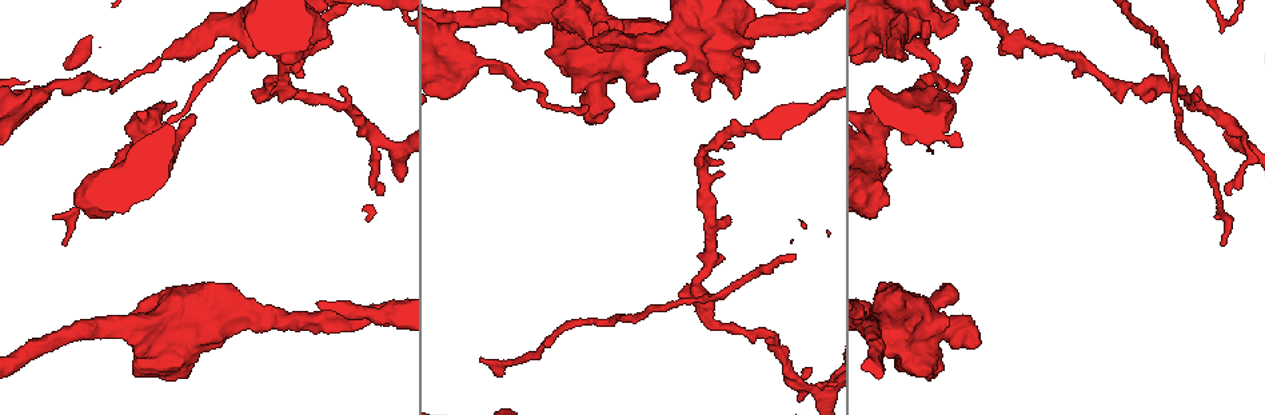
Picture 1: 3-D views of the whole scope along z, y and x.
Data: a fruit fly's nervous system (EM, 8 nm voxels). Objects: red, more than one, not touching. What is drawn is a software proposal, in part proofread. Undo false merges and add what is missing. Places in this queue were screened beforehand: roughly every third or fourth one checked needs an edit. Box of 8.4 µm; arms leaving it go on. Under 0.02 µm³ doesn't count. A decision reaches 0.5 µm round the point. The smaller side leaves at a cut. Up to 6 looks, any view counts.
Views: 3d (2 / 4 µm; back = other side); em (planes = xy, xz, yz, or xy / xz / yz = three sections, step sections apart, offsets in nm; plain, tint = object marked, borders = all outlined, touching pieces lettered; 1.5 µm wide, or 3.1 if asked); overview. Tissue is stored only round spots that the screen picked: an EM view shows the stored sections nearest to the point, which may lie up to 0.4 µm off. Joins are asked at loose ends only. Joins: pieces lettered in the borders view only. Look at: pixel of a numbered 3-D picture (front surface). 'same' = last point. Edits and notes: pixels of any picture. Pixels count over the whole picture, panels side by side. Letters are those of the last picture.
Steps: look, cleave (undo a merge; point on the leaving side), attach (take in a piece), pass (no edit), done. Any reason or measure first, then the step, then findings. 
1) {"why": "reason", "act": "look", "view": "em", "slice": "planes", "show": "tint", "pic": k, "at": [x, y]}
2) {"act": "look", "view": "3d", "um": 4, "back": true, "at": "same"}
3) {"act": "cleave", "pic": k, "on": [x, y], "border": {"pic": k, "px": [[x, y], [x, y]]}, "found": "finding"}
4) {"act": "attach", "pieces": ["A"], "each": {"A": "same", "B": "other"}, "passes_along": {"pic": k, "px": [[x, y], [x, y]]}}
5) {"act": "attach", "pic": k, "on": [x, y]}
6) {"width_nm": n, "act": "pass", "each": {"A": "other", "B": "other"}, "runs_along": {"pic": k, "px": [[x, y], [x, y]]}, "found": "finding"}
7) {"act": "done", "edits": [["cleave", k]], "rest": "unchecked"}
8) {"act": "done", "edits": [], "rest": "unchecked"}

{"why": "long arm stops here", "act": "look", "view": "em", "slice": "xz", "step": 8, "show": "tint", "pic": 1, "at": [160, 58]}

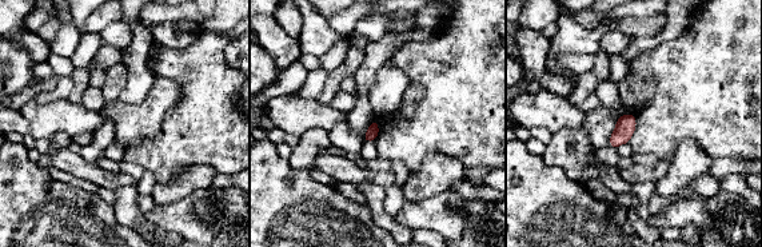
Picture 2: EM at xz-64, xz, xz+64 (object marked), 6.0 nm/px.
{"act": "look", "view": "em", "slice": "planes", "show": "tint", "at": "same"}

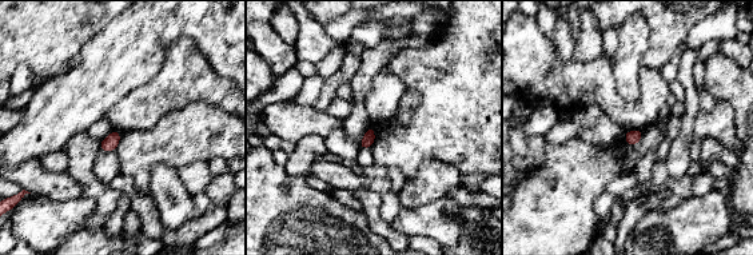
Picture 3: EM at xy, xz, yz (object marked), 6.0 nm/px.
{"act": "look", "view": "em", "slice": "planes", "show": "borders", "at": "same"}

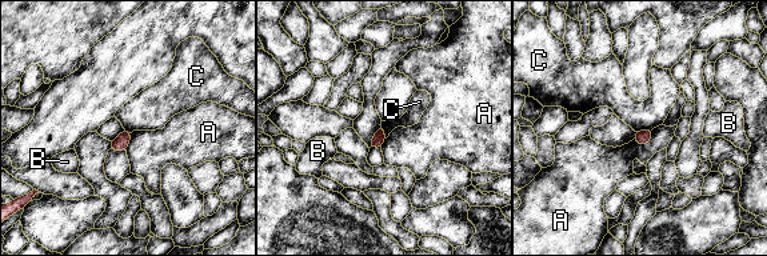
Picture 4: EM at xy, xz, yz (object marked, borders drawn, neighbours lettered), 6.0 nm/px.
{"act": "pass", "each": {"A": "other", "B": "other", "C": "other"}, "found": "no lettered piece goes on from it"}

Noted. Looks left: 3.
{"why": "free end", "act": "look", "view": "em", "slice": "xz", "step": 4, "show": "tint", "pic": 1, "at": [932, 70]}

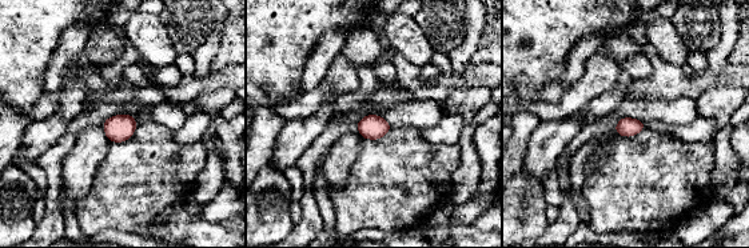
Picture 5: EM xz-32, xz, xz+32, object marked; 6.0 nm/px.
{"why": "cut it another way", "act": "look", "view": "em", "slice": "planes", "show": "borders", "at": "same"}

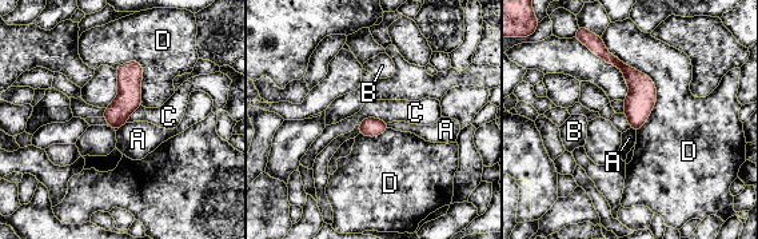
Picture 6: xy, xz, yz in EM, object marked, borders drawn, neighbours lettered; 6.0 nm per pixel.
{"act": "pass", "each": {"A": "other", "B": "other", "C": "other", "D": "other"}, "runs_along": {"pic": 6, "px": [[599, 47], [637, 82], [635, 126]]}, "found": "no lettered piece goes on from it"}

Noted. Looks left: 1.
{"act": "done", "edits": [], "rest": "unchecked"}

